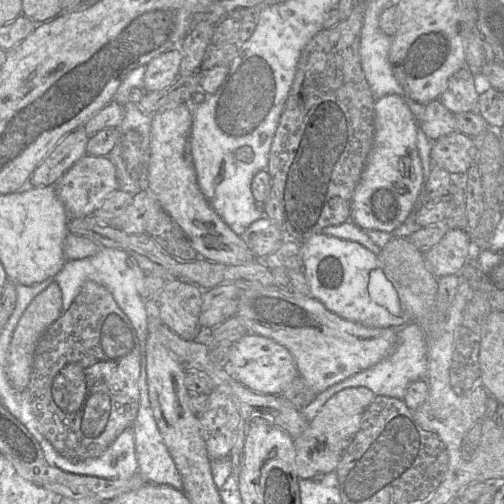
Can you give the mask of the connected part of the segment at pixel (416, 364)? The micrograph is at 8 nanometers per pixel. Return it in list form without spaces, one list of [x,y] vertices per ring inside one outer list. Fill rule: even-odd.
[[[411,322],[397,329],[396,345],[387,358],[318,394],[309,405],[301,410],[302,416],[310,423],[333,395],[349,387],[367,387],[376,396],[404,399],[408,386],[419,379],[426,380],[427,371],[428,358],[425,335],[419,324]]]

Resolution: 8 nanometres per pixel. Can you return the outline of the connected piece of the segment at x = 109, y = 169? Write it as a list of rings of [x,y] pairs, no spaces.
[[[84,155],[54,185],[69,218],[92,215],[103,201],[118,189],[116,168],[108,156]]]

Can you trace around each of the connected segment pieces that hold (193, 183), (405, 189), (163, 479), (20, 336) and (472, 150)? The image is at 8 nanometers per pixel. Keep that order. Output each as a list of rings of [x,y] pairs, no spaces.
[[[186,103],[159,110],[152,116],[150,157],[145,187],[183,230],[198,258],[229,265],[257,260],[241,236],[213,210],[197,182],[190,147],[192,117]]]
[[[397,94],[377,99],[374,114],[374,140],[352,197],[351,221],[363,230],[391,232],[407,219],[422,191],[418,124],[403,97]]]
[[[140,350],[140,375],[138,378],[138,387],[139,409],[132,426],[135,439],[135,451],[138,461],[137,473],[147,482],[168,485],[175,489],[182,490],[183,484],[181,476],[161,436],[151,408],[147,384],[146,350]]]
[[[51,283],[39,293],[23,312],[12,335],[8,360],[7,374],[16,389],[25,389],[30,380],[36,346],[46,330],[62,314],[62,293],[57,283]]]
[[[459,131],[431,141],[432,167],[438,165],[450,174],[464,174],[477,159],[475,139]]]

